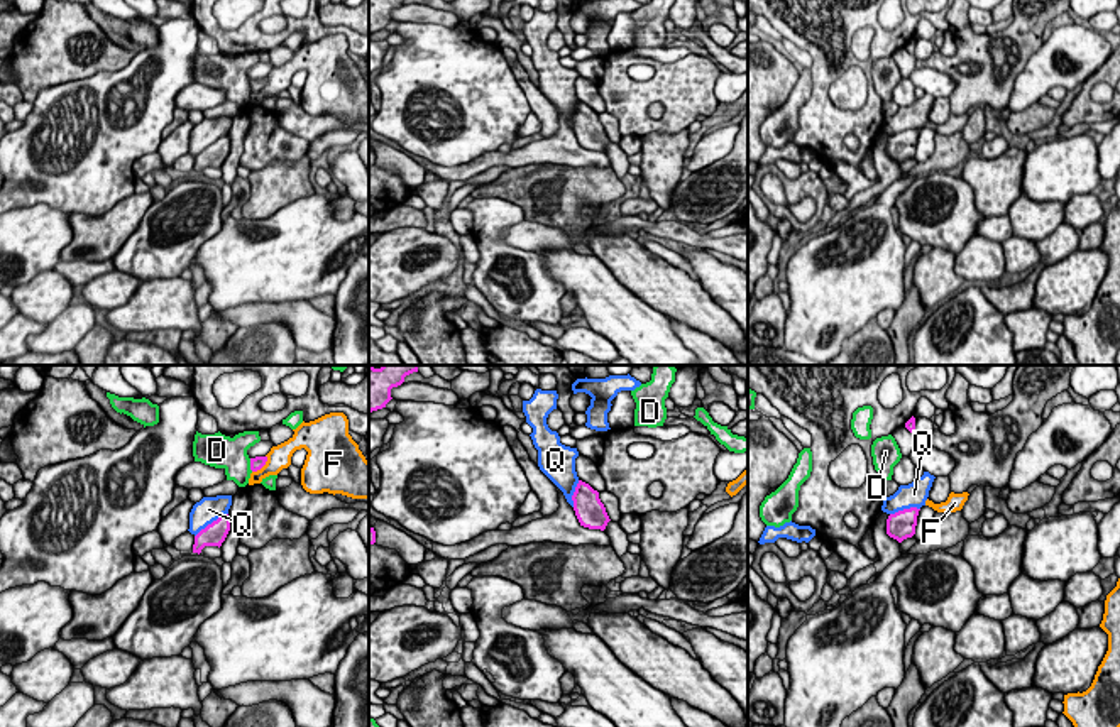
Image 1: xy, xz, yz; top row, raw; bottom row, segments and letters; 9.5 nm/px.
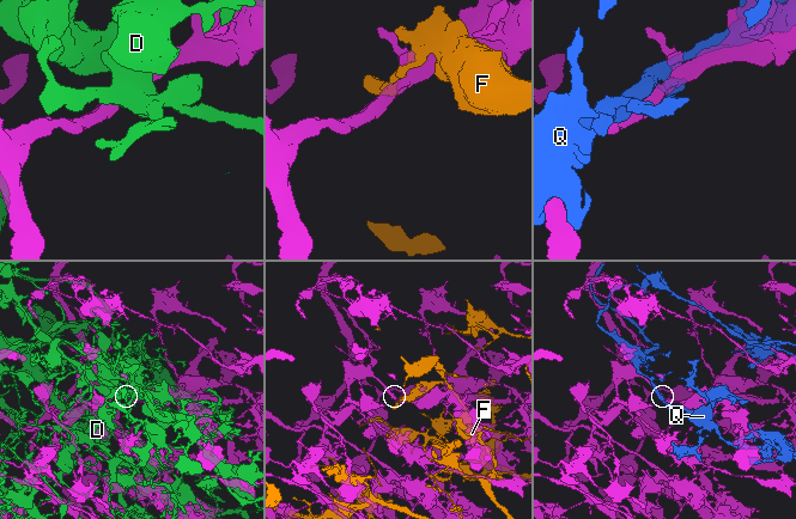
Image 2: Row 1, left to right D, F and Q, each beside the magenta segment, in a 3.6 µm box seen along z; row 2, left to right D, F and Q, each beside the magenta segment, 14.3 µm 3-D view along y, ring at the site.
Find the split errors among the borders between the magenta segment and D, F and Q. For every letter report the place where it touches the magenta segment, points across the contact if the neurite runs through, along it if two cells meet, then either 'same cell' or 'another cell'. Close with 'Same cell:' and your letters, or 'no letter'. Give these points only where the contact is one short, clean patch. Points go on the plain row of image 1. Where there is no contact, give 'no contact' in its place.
D: xy (251, 87) | another cell
F: xy (263, 87) | another cell
Q: xy (212, 144) | same cell
Same cell: Q

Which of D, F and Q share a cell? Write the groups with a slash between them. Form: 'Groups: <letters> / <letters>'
Groups: D / F / Q

